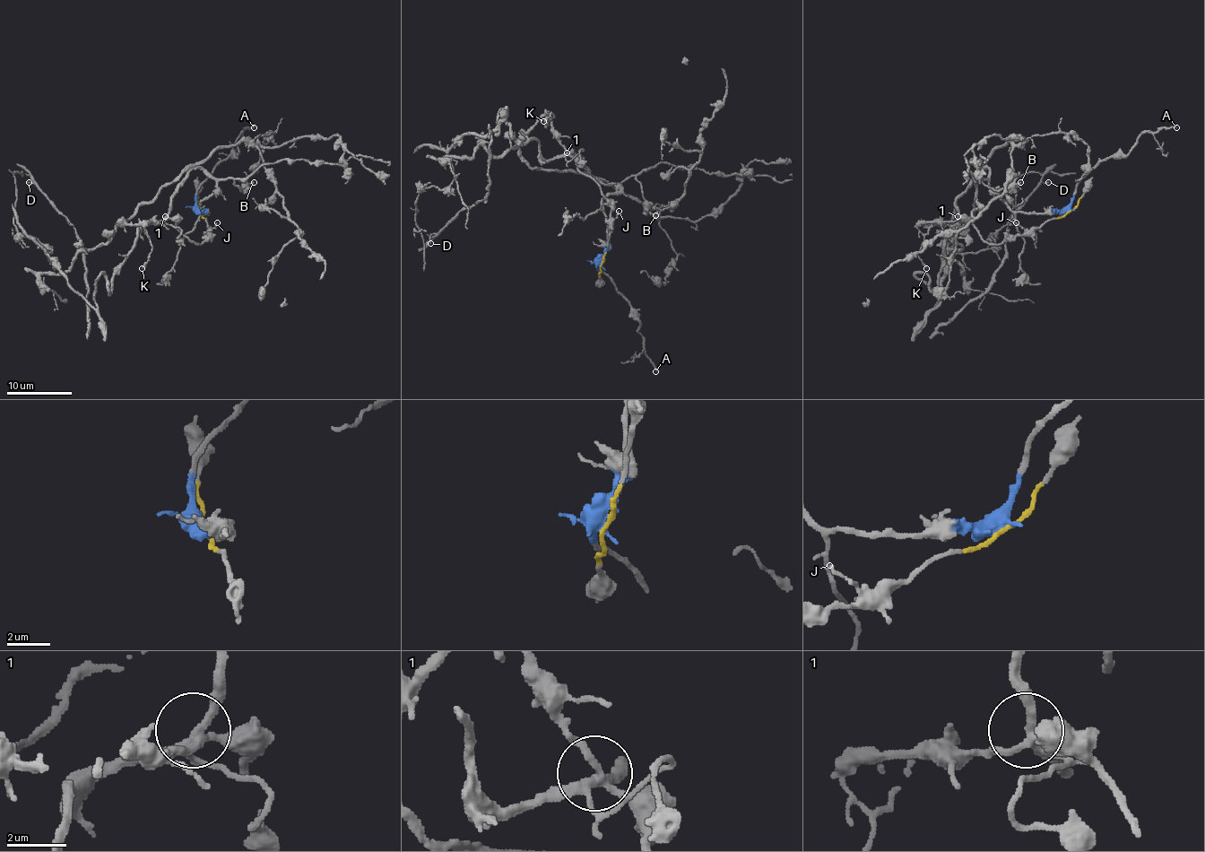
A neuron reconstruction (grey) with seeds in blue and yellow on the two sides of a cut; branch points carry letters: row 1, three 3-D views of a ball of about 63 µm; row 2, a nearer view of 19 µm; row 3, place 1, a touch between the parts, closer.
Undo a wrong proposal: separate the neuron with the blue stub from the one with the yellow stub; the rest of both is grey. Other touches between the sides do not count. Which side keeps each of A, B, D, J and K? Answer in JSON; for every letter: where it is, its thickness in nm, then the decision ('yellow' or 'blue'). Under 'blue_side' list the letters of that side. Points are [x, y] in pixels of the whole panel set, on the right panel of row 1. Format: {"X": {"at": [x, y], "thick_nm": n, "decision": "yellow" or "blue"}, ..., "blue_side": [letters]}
{"A": {"at": [1176, 127], "thick_nm": 190, "decision": "blue"}, "B": {"at": [1020, 182], "thick_nm": 130, "decision": "blue"}, "D": {"at": [1048, 182], "thick_nm": 150, "decision": "blue"}, "J": {"at": [1016, 222], "thick_nm": 140, "decision": "yellow"}, "K": {"at": [926, 268], "thick_nm": 240, "decision": "yellow"}, "blue_side": ["A", "B", "D"]}

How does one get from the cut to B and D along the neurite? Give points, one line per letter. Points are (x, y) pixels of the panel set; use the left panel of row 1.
B: (199, 210), (205, 213), (201, 204), (223, 178), (231, 178), (241, 190), (253, 182)
D: (199, 210), (217, 186), (197, 168), (91, 307), (17, 231), (16, 172), (29, 182)

